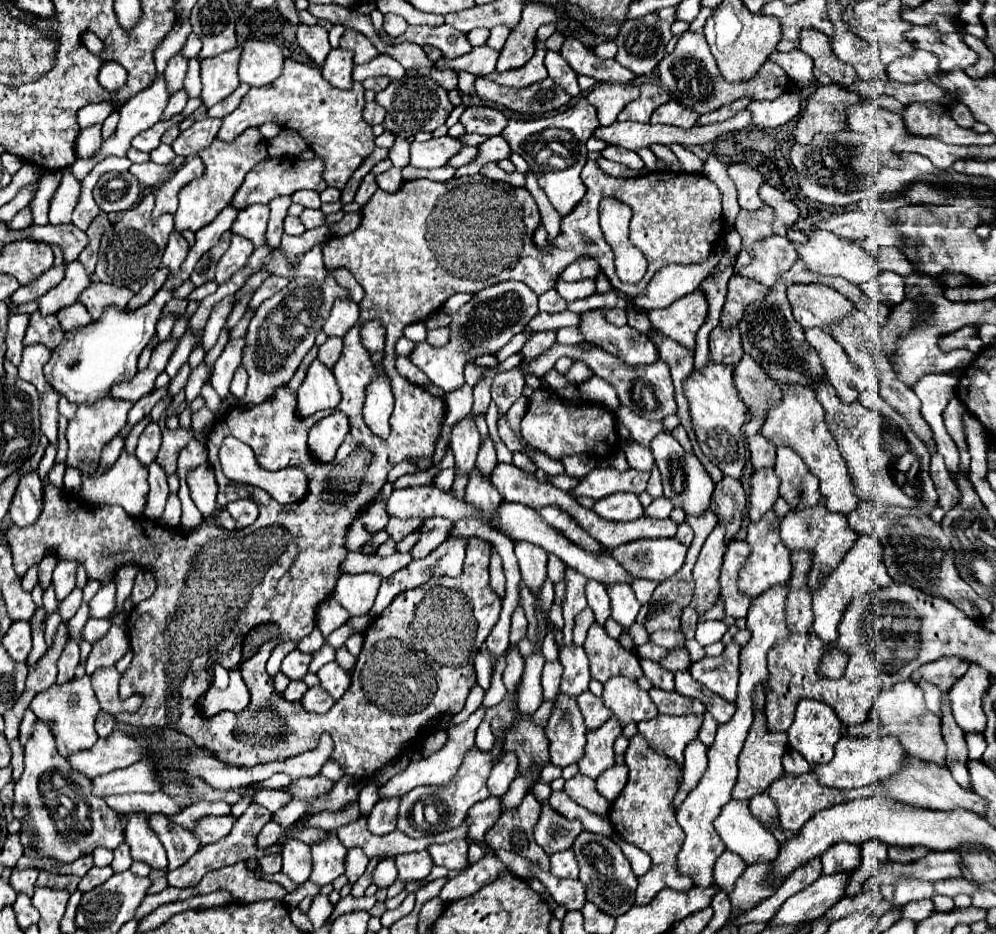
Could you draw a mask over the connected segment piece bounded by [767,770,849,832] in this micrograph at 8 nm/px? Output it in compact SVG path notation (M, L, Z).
M807 772L807 774L801 774L801 776L791 776L791 774L783 774L781 778L777 778L767 794L773 798L775 806L777 806L777 812L779 812L779 820L785 828L791 828L793 832L799 830L803 826L803 822L807 822L815 812L823 810L823 808L831 808L835 804L841 804L841 802L847 802L849 798L843 798L845 790L837 790L837 788L827 788L827 786L821 786L817 782L817 774Z

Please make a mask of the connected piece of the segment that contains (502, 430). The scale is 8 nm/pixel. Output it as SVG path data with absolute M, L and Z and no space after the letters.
M499 416L499 420L497 420L497 430L499 430L499 438L503 440L508 449L512 452L524 452L530 456L531 450L525 448L521 443L521 440L515 436L515 432L511 430L511 426L507 424L507 418L503 416Z

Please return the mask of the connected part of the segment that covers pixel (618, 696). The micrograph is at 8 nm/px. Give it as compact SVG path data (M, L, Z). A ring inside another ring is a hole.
M613 676L605 682L603 690L605 706L615 714L621 726L631 722L641 722L657 716L657 708L651 702L649 694L637 686L635 680L625 676Z

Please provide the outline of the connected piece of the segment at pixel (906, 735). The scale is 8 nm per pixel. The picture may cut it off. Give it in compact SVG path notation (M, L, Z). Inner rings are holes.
M911 680L897 682L889 692L881 692L871 707L866 721L863 724L847 727L847 733L851 736L867 736L871 732L877 732L881 736L895 734L899 736L909 756L921 758L923 762L933 762L937 766L947 766L945 742L941 738L941 718L935 712L927 710L922 689L920 686L915 686Z

